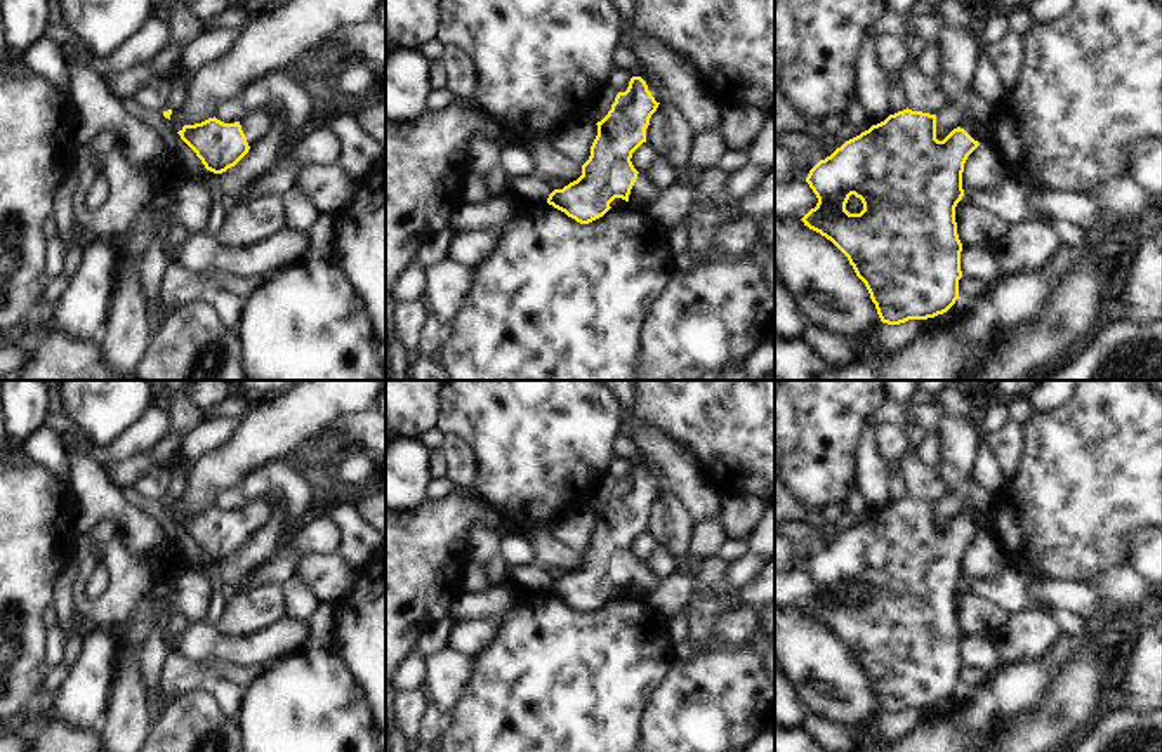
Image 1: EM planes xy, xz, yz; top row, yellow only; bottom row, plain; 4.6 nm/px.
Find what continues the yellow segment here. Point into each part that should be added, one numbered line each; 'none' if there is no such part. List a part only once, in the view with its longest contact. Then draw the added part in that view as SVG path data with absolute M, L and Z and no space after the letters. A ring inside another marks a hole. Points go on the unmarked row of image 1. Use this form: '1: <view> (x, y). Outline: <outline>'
1: xz (643, 579). Outline: M639 561L637 568L636 568L632 578L631 578L629 592L639 589L639 590L648 594L648 592L653 592L658 587L660 582L662 582L662 578L657 577L648 568L648 564L644 561Z

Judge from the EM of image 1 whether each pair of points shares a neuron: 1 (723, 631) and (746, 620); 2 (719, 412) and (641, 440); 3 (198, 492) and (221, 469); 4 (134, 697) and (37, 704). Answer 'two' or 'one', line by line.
1: one
2: two
3: one
4: two

